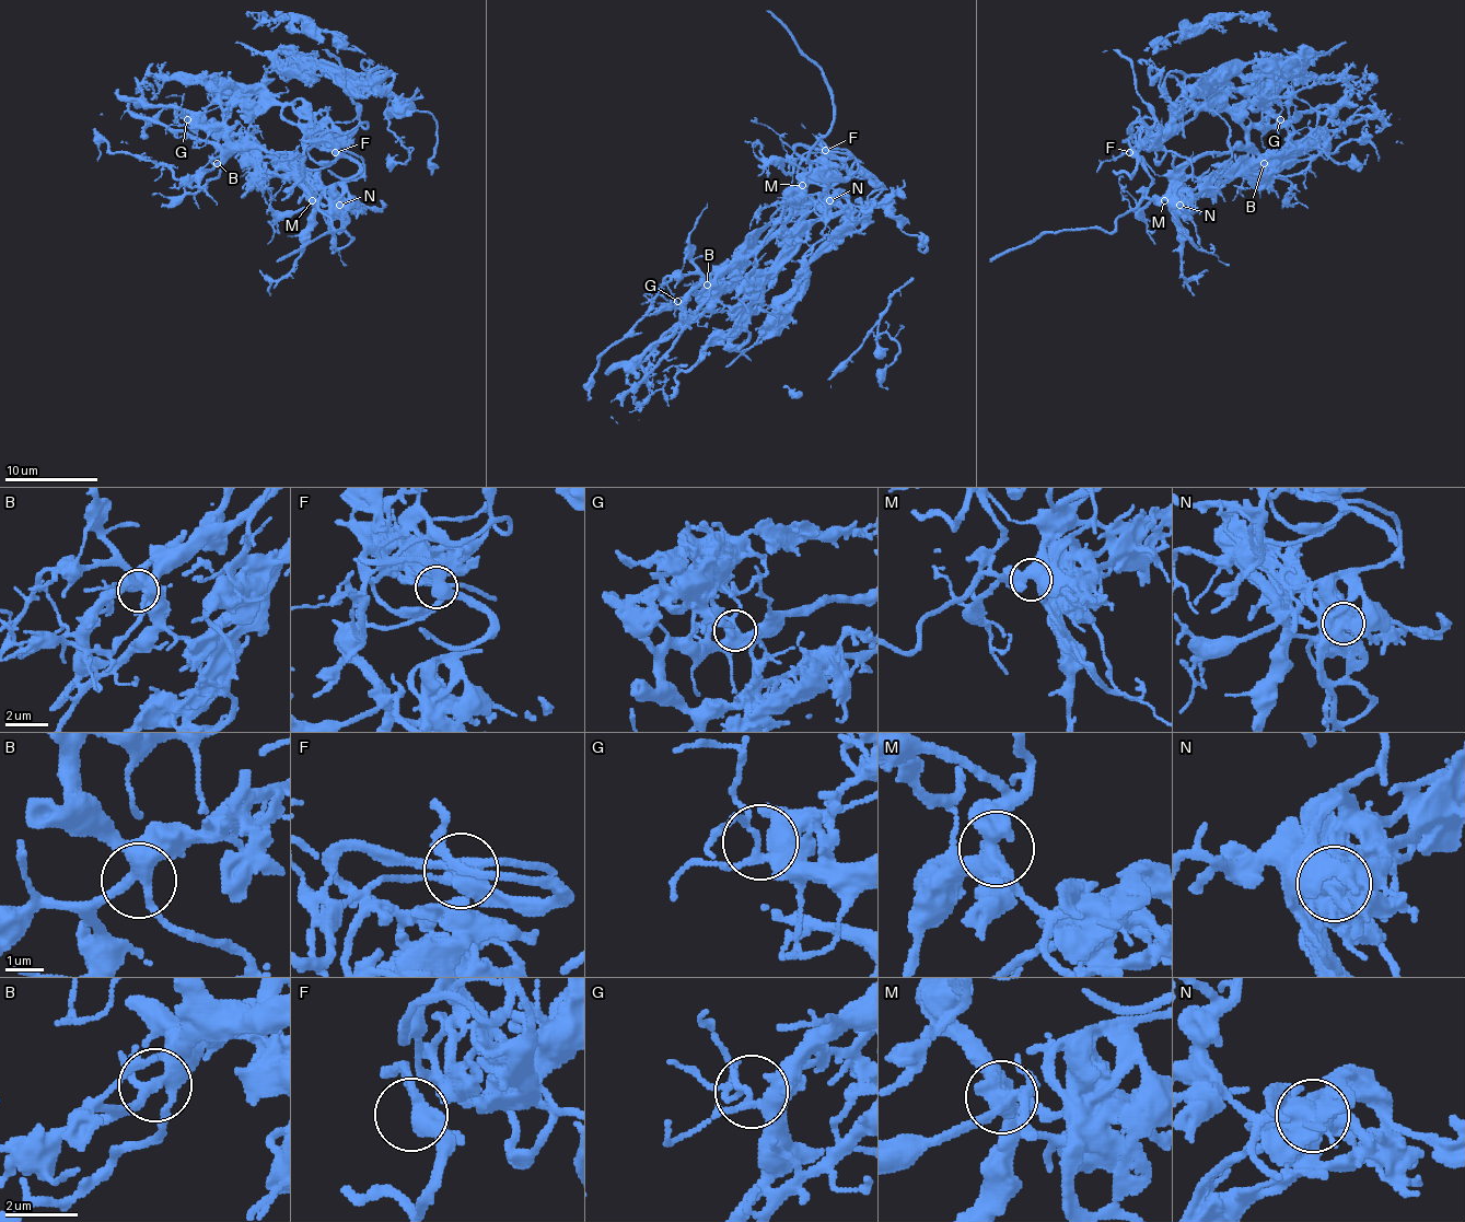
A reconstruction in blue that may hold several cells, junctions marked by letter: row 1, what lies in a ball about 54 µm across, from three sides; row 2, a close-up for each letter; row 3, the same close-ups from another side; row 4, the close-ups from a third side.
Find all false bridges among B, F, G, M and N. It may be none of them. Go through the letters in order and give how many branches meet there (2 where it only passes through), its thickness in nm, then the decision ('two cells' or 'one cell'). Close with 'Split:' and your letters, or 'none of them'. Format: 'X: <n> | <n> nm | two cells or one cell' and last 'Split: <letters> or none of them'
B: 5 | 320 nm | one cell
F: 3 | 400 nm | one cell
G: 5 | 200 nm | one cell
M: 5 | 500 nm | one cell
N: 6 | 700 nm | two cells
Split: N

